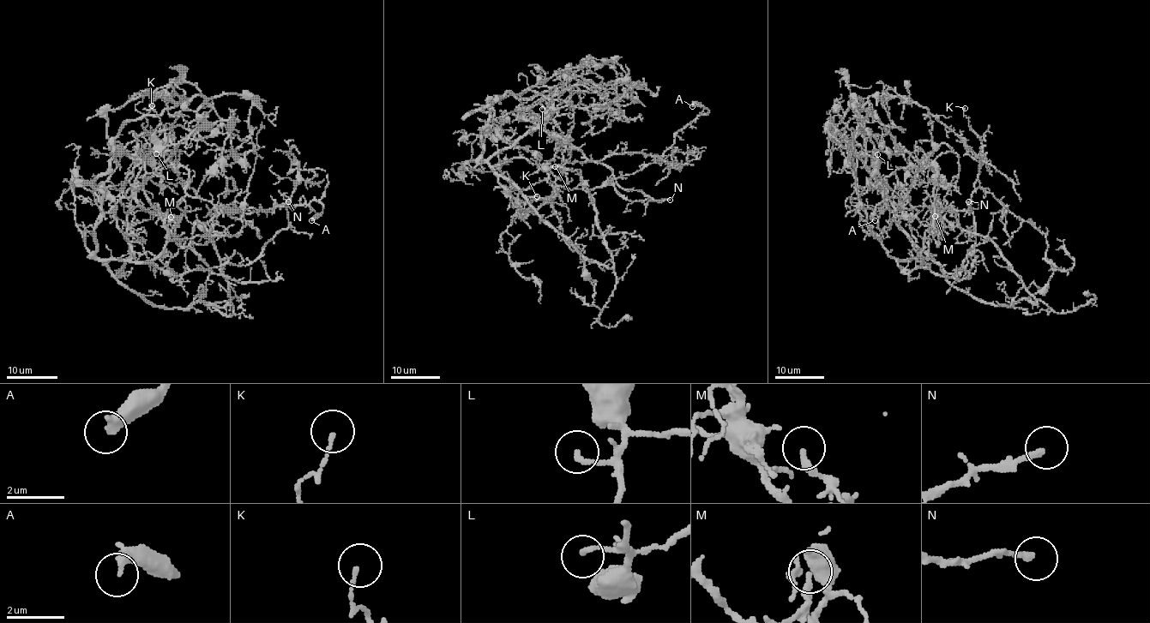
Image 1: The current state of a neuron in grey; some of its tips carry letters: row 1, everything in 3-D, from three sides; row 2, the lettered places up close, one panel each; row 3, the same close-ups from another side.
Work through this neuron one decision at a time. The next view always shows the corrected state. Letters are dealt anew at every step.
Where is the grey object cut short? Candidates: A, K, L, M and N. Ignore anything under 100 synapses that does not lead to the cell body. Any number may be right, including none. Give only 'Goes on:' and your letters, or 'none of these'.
Goes on: none of these

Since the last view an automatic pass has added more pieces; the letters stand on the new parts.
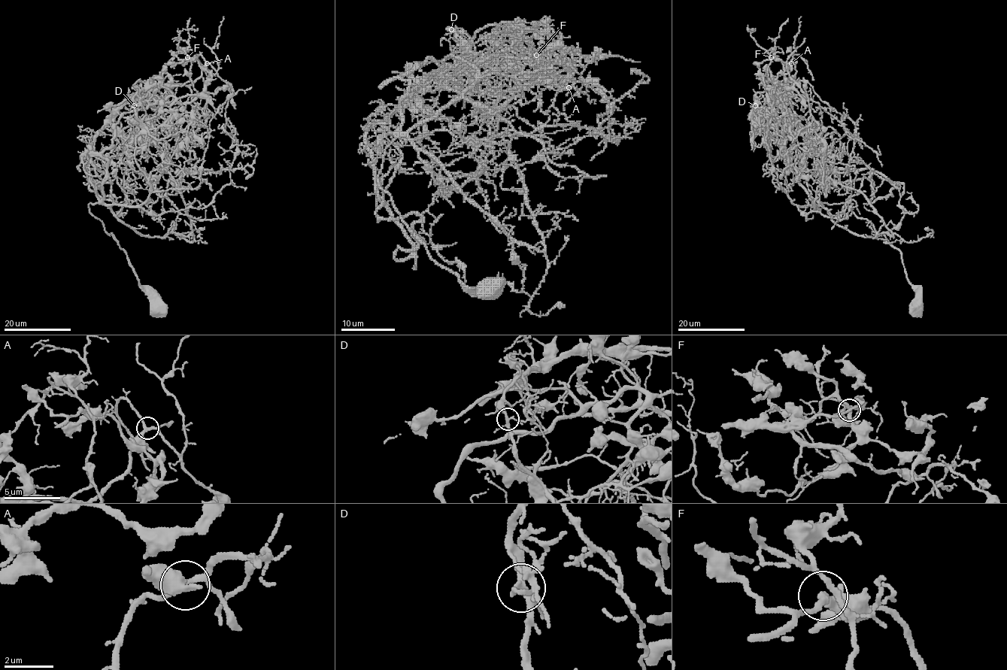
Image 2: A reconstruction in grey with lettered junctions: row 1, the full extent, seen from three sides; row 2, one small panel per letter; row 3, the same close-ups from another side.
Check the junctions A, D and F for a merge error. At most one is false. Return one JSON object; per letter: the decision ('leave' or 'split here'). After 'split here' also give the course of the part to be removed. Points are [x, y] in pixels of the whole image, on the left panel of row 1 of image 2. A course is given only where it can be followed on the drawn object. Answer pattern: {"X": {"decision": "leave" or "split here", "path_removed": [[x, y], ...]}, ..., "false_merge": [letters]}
{"A": {"decision": "leave"}, "D": {"decision": "split here", "path_removed": [[134, 105], [144, 90], [96, 136], [92, 163], [102, 181], [87, 180], [100, 196], [120, 196]]}, "F": {"decision": "leave"}, "false_merge": ["D"]}

